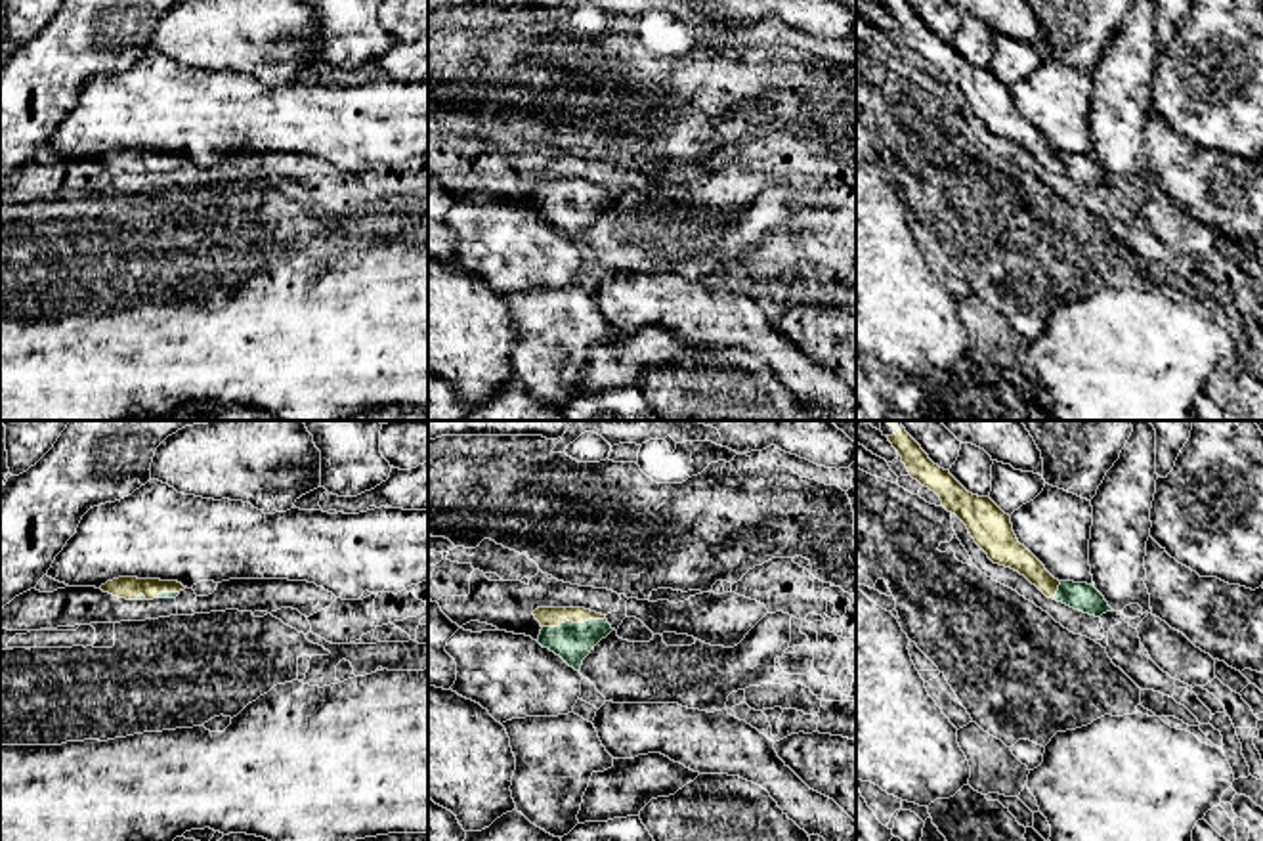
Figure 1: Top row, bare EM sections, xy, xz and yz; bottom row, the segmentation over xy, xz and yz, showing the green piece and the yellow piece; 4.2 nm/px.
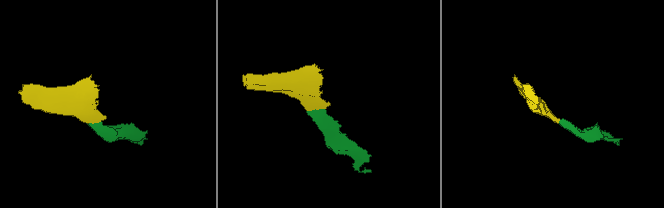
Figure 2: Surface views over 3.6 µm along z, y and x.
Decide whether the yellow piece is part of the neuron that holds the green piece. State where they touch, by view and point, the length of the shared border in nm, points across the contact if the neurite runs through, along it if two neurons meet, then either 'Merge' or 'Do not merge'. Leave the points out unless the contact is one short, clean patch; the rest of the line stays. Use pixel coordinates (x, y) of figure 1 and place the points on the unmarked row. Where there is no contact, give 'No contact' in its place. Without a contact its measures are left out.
Touches green at xz (572, 194). Shared border 260 nm. Path across: xz (572, 213), (572, 194), (555, 194), (545, 188). Merge

